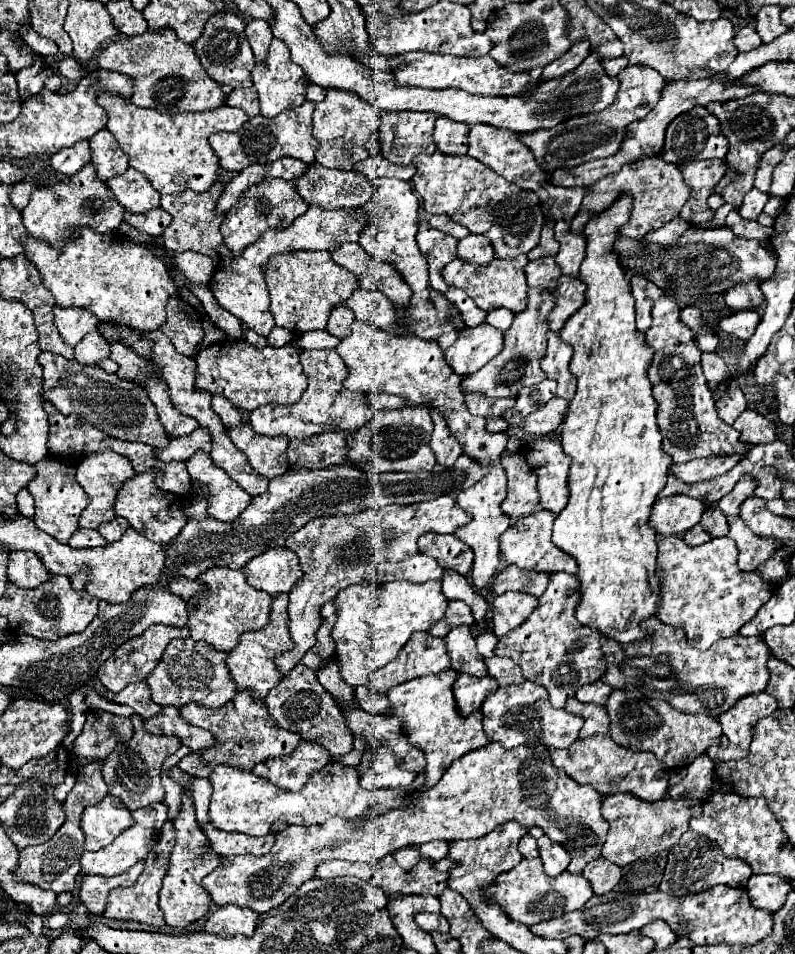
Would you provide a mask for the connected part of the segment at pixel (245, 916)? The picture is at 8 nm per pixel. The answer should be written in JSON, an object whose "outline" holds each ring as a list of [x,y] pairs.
{"outline":[[[232,904],[220,906],[216,912],[212,912],[206,918],[204,932],[216,934],[222,938],[230,938],[236,934],[252,936],[256,920],[258,920],[258,912],[252,912],[248,908],[240,908],[240,906],[232,906]]]}

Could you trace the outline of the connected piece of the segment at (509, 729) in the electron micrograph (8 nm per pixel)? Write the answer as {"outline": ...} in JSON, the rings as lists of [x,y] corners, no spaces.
{"outline":[[[494,656],[486,660],[486,664],[490,670],[490,676],[498,680],[498,690],[490,694],[482,704],[484,732],[490,742],[498,742],[504,748],[514,748],[520,744],[528,744],[528,746],[540,744],[540,746],[546,746],[548,750],[554,750],[554,748],[568,748],[578,738],[578,732],[584,720],[564,710],[552,708],[544,686],[536,686],[524,680],[520,674],[520,668],[512,660]]]}

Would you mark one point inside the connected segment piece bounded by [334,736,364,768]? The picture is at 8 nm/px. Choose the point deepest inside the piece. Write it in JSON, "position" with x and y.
{"position":[352,759]}

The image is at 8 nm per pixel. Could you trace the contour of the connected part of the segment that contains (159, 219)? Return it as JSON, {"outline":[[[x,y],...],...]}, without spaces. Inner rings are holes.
{"outline":[[[154,208],[154,210],[144,212],[144,214],[130,214],[130,212],[126,212],[126,222],[132,228],[136,228],[136,230],[152,236],[152,238],[160,238],[162,232],[172,222],[172,216],[168,212],[164,212],[162,208]]]}

